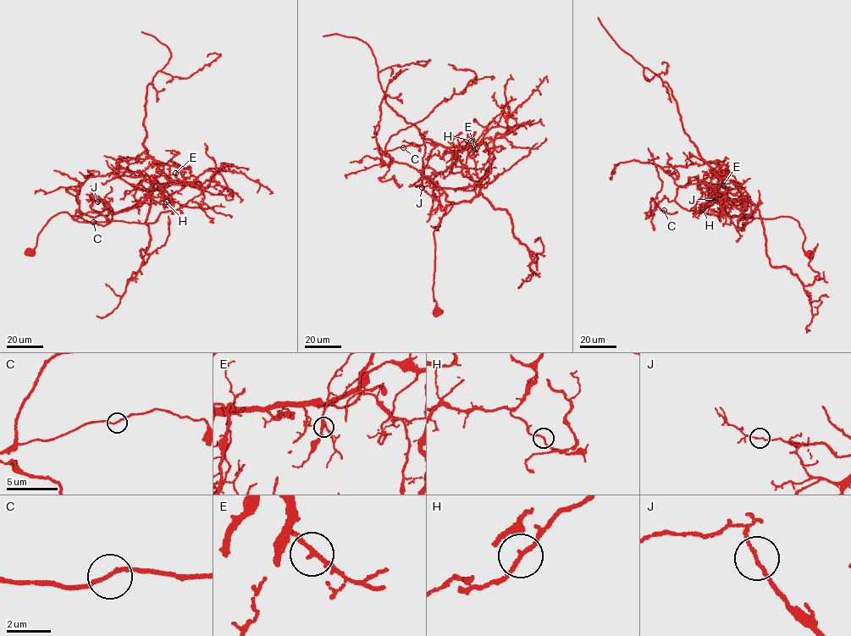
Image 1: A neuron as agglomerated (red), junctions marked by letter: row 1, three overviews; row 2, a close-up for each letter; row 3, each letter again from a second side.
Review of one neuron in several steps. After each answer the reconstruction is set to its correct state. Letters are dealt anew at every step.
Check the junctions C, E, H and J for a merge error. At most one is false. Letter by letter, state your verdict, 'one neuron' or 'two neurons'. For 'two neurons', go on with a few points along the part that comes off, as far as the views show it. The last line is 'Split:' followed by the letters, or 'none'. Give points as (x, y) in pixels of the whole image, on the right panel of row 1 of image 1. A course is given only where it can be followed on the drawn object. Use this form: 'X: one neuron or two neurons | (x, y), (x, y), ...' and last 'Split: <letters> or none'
C: one neuron
E: one neuron
H: two neurons | (702, 209), (718, 179), (684, 131), (668, 85), (646, 68), (643, 75), (665, 73), (662, 63)
J: one neuron
Split: H

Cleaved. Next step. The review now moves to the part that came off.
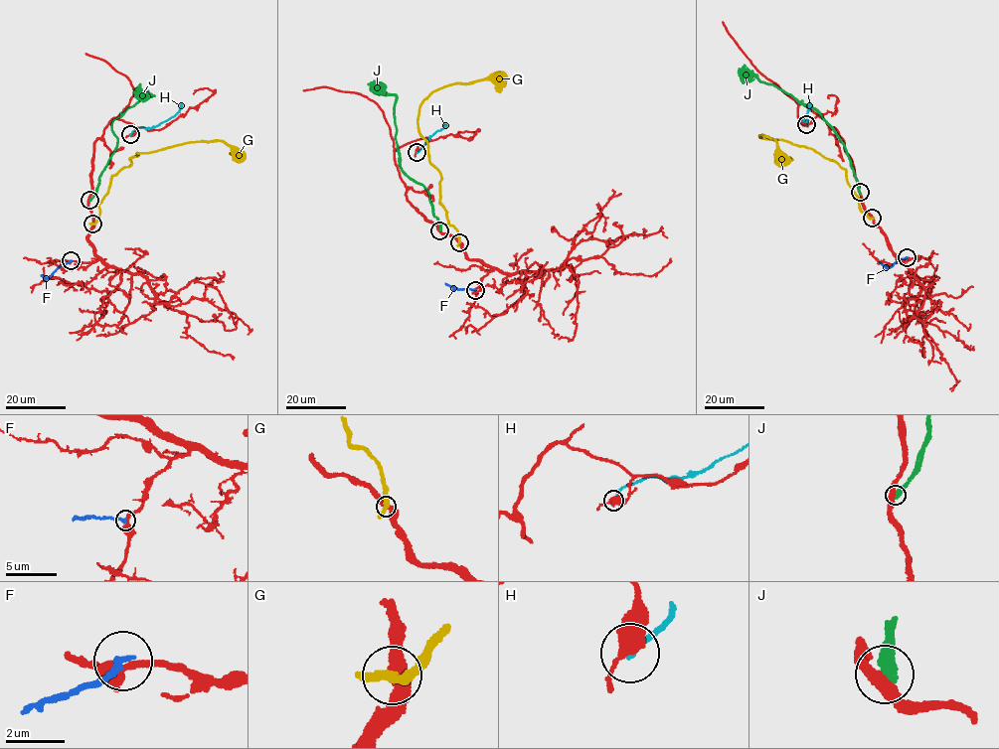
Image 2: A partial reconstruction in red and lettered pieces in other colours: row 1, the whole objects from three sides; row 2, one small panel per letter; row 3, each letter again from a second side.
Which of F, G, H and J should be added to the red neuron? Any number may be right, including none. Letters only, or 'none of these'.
none of these

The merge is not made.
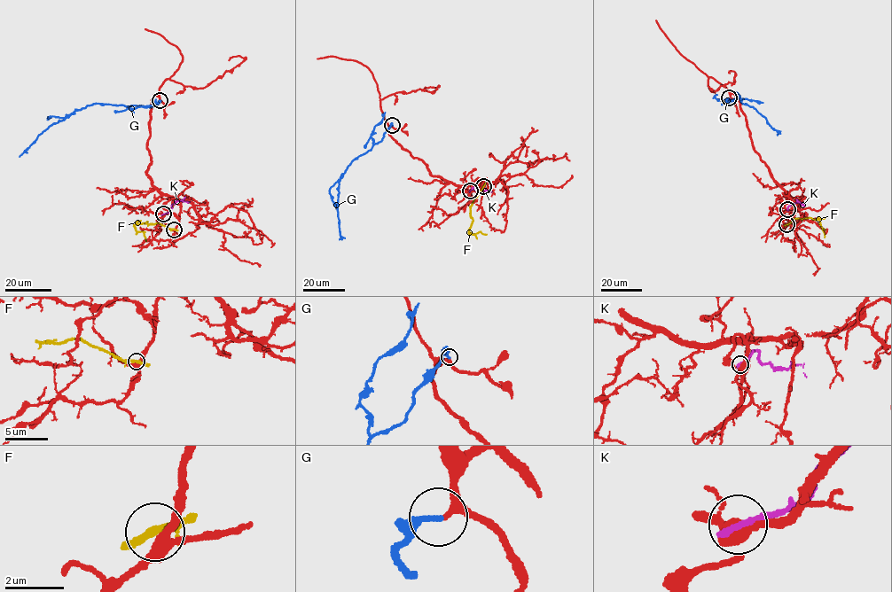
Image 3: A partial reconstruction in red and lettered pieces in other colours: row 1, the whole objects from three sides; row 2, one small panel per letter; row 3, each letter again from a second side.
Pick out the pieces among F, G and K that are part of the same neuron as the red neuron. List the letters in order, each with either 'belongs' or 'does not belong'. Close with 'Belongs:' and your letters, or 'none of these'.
F: does not belong
G: belongs
K: does not belong
Belongs: G

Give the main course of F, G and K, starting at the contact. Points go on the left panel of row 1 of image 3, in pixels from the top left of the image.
F: (174, 229), (146, 222), (134, 224), (136, 230), (144, 232), (145, 241)
G: (160, 100), (154, 105), (94, 103), (76, 110), (39, 134), (19, 157)
K: (163, 214), (168, 212), (176, 201), (190, 201)

